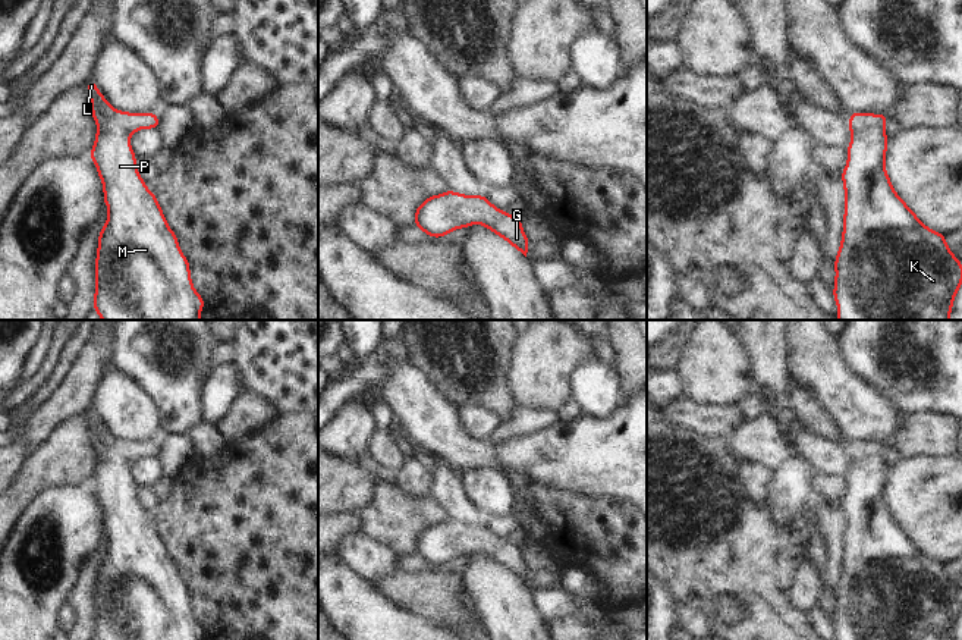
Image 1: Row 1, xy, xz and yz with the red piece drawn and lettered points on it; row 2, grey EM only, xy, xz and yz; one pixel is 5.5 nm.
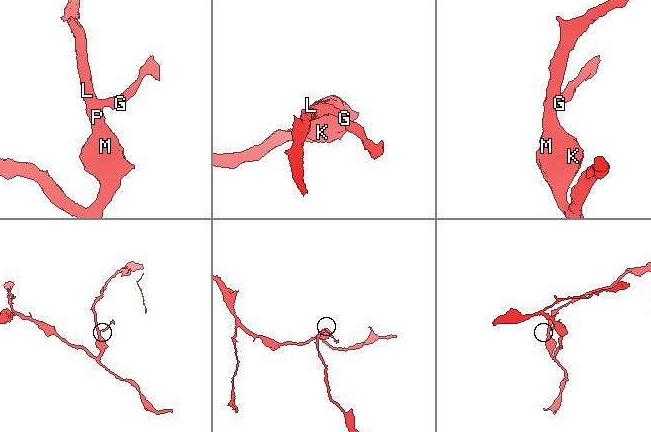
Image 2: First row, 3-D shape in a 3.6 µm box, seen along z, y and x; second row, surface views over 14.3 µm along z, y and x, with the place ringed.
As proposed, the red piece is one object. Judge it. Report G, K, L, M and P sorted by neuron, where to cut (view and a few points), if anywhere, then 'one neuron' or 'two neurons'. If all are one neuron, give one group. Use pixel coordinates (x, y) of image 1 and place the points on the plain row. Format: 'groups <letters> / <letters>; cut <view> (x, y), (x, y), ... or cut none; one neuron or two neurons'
groups G K L M P; cut none; one neuron

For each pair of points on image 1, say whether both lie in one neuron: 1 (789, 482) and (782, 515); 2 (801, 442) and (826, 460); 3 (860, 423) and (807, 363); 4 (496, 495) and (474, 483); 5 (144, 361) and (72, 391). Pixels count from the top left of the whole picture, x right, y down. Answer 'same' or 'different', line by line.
1: same
2: same
3: same
4: same
5: different

